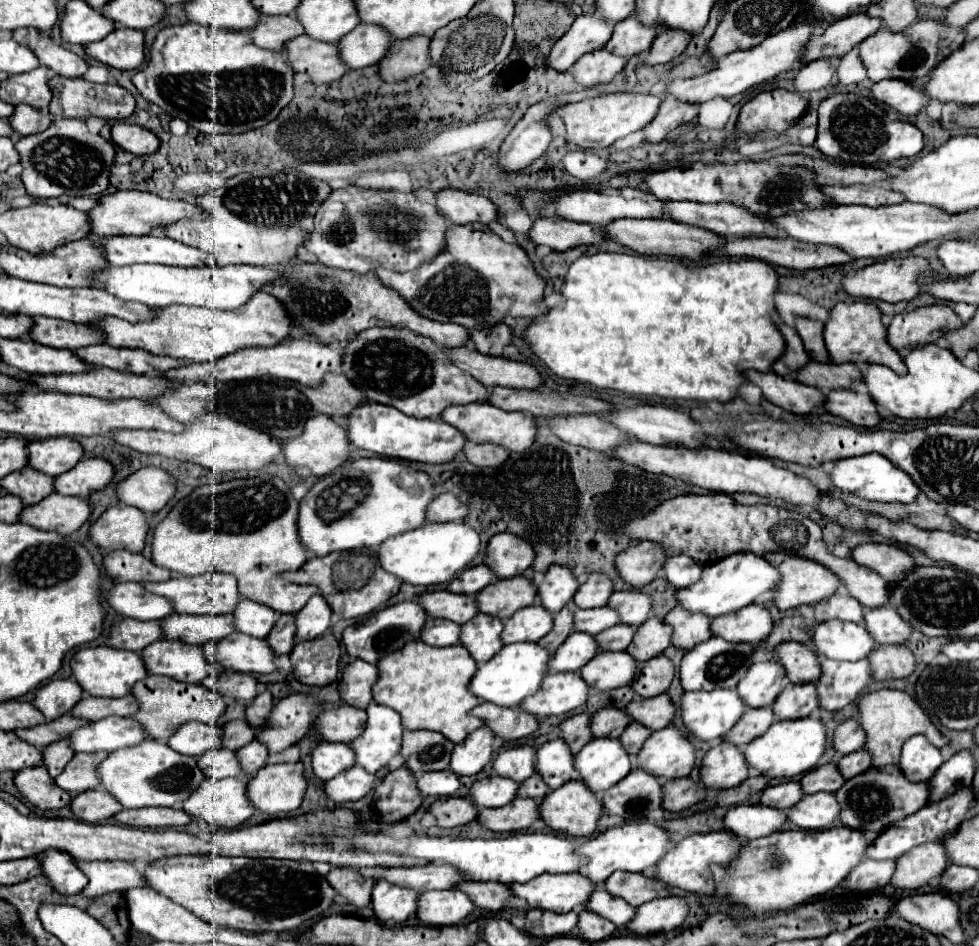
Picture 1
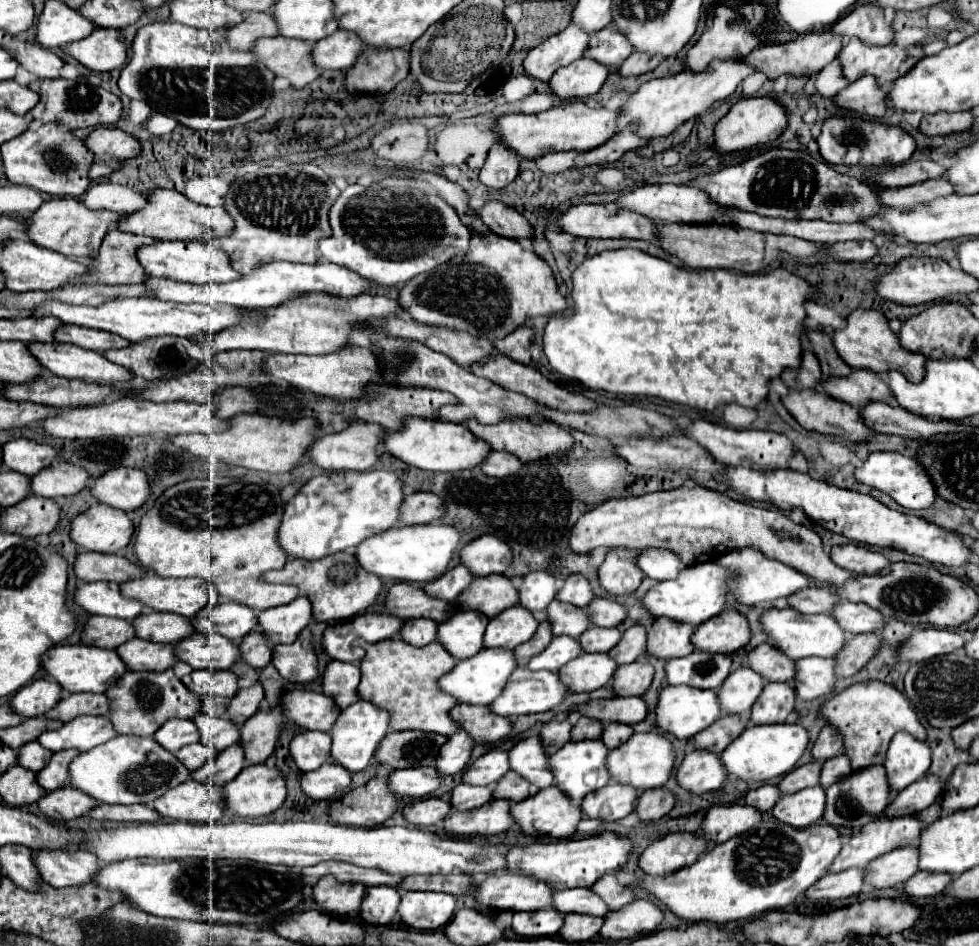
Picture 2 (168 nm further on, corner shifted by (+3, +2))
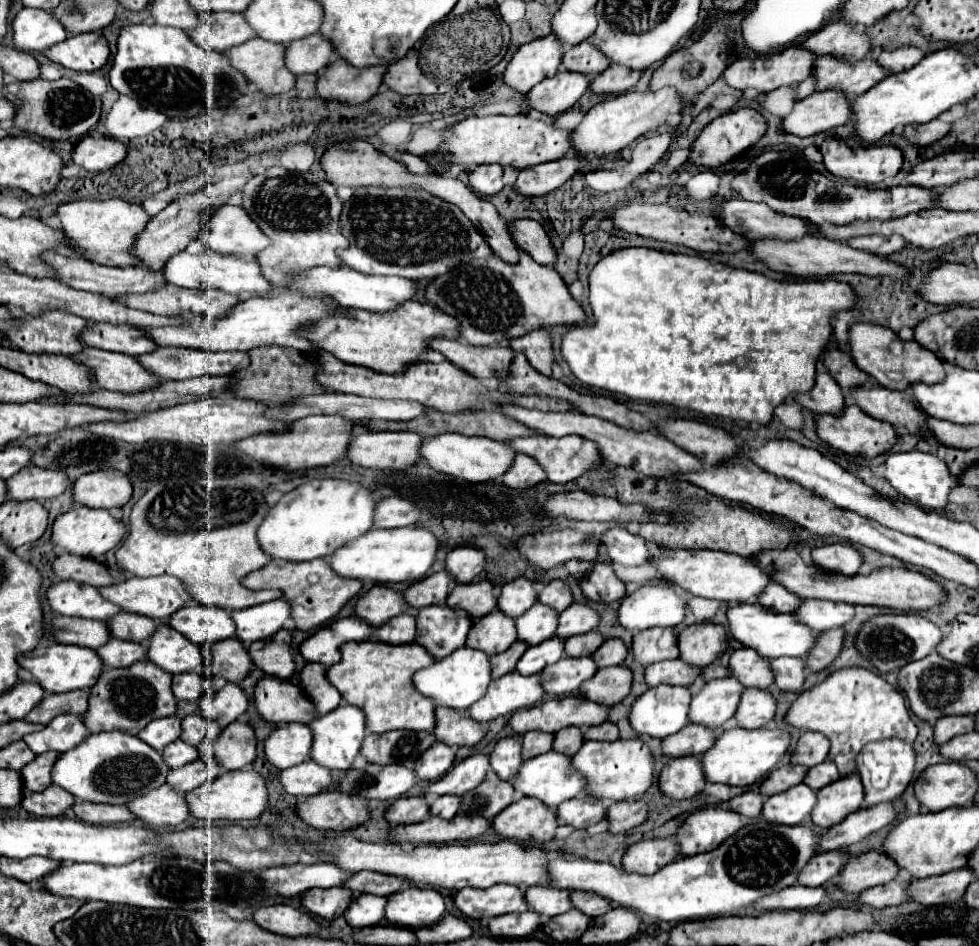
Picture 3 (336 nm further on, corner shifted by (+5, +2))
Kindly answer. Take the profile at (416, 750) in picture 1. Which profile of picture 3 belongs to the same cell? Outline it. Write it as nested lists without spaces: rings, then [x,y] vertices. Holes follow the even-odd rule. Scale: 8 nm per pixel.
[[[395,730],[385,734],[367,734],[361,746],[361,756],[371,764],[401,764],[413,766],[415,760],[435,742],[431,732]]]

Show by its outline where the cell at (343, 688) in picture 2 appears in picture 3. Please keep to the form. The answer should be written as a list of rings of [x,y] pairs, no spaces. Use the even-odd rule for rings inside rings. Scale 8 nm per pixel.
[[[305,664],[301,670],[301,688],[315,702],[315,710],[319,716],[335,710],[341,704],[341,694],[335,686],[329,684],[325,676],[325,668],[319,664]]]

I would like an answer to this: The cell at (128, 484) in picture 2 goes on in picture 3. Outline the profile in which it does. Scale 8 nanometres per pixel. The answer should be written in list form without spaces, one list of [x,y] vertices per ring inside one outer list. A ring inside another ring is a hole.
[[[119,470],[89,472],[73,482],[73,502],[87,508],[121,508],[131,494],[131,482]]]

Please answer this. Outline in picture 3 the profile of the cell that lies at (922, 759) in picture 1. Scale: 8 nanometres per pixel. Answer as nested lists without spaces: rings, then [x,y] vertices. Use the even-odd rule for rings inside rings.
[[[899,738],[871,742],[871,744],[863,746],[863,750],[857,758],[857,774],[865,788],[863,808],[875,806],[879,802],[893,802],[895,798],[899,798],[913,778],[913,768],[915,768],[915,750],[911,744],[907,744]]]

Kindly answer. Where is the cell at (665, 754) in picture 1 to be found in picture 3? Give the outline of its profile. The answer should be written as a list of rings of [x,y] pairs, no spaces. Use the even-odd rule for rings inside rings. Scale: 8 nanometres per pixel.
[[[641,740],[585,742],[571,756],[571,766],[585,778],[585,792],[601,800],[639,800],[653,782],[653,756]]]

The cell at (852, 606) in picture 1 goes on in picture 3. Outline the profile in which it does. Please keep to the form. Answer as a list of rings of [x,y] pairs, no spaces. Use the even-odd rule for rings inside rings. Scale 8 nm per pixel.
[[[771,582],[771,586],[767,586],[767,590],[763,590],[763,596],[757,598],[757,604],[763,606],[765,610],[775,610],[775,612],[795,612],[795,608],[799,606],[801,598],[791,594],[789,590],[785,590],[785,586]]]

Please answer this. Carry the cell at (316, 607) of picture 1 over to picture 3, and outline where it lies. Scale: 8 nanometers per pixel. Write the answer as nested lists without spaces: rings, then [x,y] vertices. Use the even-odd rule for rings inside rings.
[[[283,598],[271,600],[259,606],[251,606],[247,610],[237,610],[231,614],[235,622],[235,636],[249,646],[255,640],[271,638],[283,624],[291,618],[291,606]]]

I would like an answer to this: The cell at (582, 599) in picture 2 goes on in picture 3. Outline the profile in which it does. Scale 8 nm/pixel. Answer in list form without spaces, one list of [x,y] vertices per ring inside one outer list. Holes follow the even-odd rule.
[[[553,580],[539,592],[537,602],[543,602],[545,606],[551,606],[551,608],[563,612],[567,606],[573,604],[573,598],[571,598],[569,586],[563,580]]]

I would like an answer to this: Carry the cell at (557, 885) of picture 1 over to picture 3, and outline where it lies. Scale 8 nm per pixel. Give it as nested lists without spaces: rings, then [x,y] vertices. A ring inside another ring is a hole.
[[[495,884],[491,888],[463,888],[455,896],[457,910],[467,918],[501,916],[509,912],[525,912],[527,902],[523,892],[511,884]]]

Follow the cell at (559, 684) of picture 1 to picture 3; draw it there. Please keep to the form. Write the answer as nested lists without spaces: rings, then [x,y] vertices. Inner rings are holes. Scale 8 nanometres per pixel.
[[[517,670],[497,678],[487,688],[487,694],[475,702],[467,712],[477,722],[491,722],[497,716],[513,714],[521,708],[531,708],[543,698],[543,688],[539,676],[521,676]]]

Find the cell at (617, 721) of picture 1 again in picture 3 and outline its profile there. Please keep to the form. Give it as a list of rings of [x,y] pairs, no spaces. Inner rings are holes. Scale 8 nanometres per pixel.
[[[575,726],[555,732],[555,742],[553,742],[555,752],[573,756],[581,748],[581,744],[583,744],[583,732],[579,728],[575,728]]]

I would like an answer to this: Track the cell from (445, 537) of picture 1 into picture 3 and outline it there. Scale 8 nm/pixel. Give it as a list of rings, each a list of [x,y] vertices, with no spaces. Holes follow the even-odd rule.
[[[371,528],[363,538],[355,538],[355,542],[347,542],[331,554],[329,566],[343,578],[357,578],[357,580],[371,580],[377,584],[389,582],[415,582],[421,580],[427,570],[431,568],[437,552],[435,536],[425,528],[393,528],[393,530],[379,530]]]

